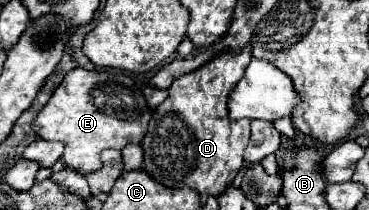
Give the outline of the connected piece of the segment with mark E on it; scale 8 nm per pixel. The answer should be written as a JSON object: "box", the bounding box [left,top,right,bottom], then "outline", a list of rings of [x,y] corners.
{"box":[33,69,151,175],"outline":[[[73,69],[59,83],[49,103],[39,111],[33,123],[37,137],[45,141],[65,143],[63,163],[87,175],[101,165],[103,149],[123,149],[129,143],[141,143],[147,133],[147,123],[151,119],[151,109],[145,103],[141,89],[135,79],[123,71],[87,71]]]}

